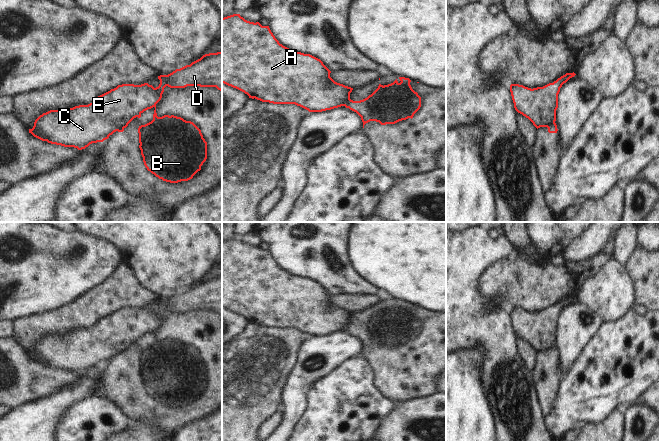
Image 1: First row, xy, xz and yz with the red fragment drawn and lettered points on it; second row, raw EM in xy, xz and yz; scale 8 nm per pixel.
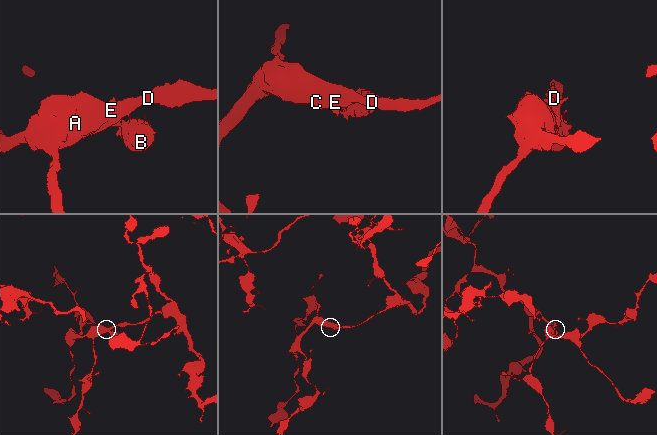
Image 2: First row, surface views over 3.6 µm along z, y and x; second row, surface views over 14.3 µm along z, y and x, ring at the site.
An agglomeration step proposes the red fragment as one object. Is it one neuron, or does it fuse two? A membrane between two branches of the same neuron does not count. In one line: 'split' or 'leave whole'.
split

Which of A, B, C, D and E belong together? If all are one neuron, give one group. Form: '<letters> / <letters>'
A C D E / B

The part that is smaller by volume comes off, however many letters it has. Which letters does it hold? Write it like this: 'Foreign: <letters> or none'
Foreign: B

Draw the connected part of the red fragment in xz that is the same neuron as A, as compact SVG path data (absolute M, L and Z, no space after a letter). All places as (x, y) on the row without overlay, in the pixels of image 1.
M240 238L222 242L222 307L262 326L295 328L309 336L344 330L353 312L335 306L323 286L290 274L275 262L269 250L245 244Z

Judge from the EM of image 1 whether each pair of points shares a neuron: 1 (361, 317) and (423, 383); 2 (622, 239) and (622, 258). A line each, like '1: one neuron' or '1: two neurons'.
1: one neuron
2: one neuron

